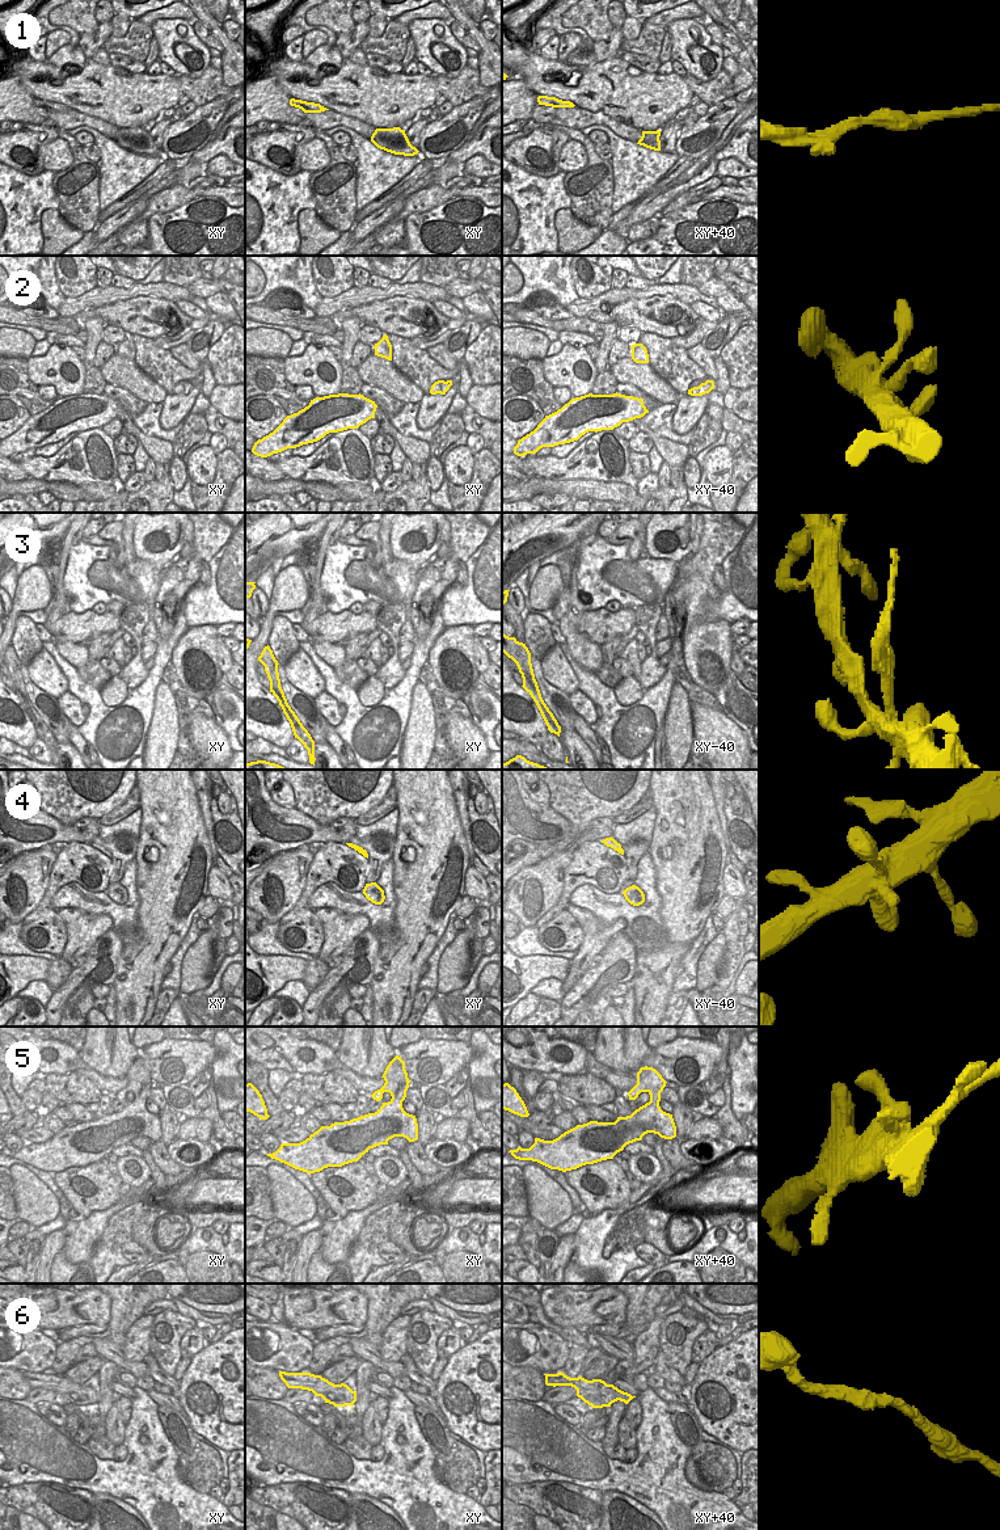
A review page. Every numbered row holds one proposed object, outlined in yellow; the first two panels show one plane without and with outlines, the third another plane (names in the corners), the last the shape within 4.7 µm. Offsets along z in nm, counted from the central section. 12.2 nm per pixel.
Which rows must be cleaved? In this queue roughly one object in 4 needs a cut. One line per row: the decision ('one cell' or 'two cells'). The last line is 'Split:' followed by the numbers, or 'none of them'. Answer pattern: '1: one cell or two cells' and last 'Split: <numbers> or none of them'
1: one cell
2: one cell
3: two cells
4: one cell
5: one cell
6: one cell
Split: 3

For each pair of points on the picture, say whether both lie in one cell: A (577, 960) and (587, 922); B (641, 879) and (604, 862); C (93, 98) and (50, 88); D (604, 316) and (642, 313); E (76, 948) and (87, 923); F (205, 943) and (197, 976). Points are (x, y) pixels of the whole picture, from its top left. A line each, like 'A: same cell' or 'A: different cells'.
A: same cell
B: different cells
C: same cell
D: same cell
E: same cell
F: same cell

